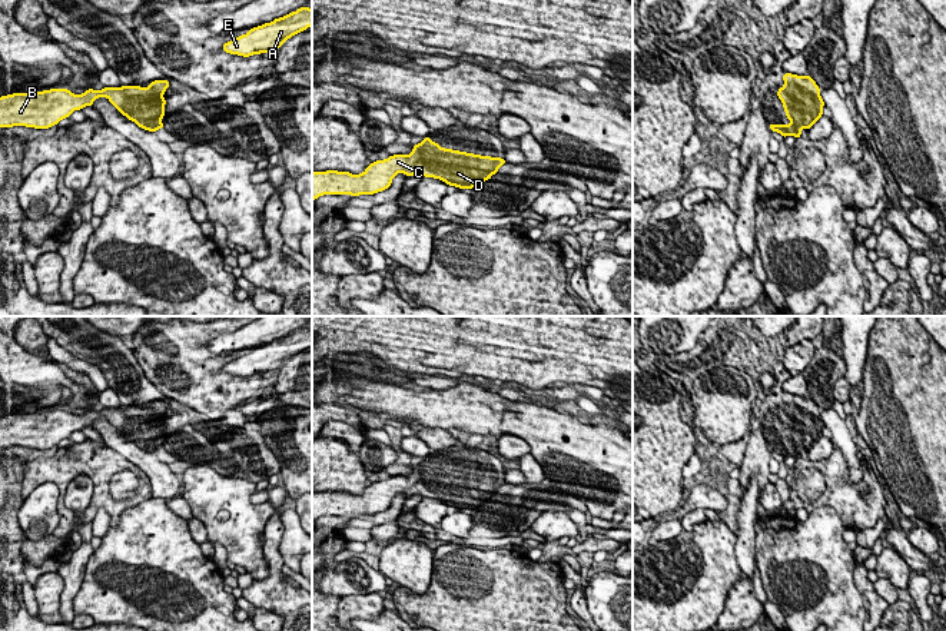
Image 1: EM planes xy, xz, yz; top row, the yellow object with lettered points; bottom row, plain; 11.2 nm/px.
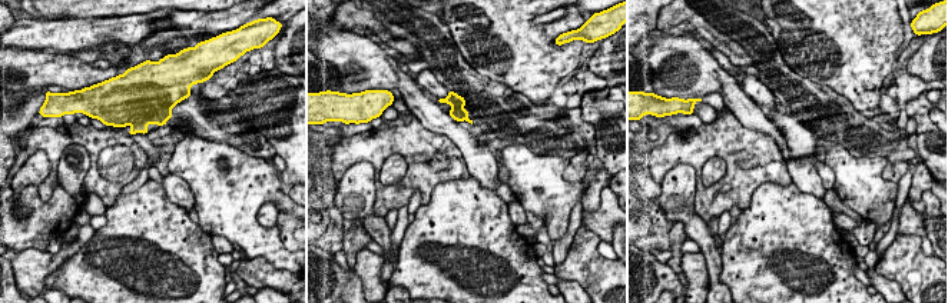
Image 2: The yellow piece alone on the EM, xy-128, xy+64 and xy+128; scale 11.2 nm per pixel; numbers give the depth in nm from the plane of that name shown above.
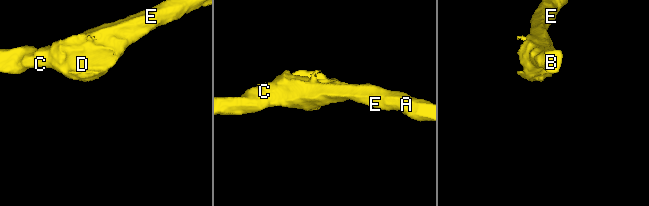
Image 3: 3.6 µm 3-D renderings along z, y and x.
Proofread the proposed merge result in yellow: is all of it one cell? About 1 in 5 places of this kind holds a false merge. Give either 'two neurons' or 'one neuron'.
one neuron

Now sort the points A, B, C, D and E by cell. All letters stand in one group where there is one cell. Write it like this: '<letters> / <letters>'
A B C D E

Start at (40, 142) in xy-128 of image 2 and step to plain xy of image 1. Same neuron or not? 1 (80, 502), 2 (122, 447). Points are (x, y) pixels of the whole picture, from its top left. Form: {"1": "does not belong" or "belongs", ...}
{"1": "does not belong", "2": "does not belong"}

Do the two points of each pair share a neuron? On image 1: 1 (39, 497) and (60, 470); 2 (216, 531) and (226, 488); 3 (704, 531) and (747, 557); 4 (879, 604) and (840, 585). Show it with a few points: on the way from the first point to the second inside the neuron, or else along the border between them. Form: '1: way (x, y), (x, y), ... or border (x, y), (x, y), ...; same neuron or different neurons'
1: border (59, 487), (52, 482), (40, 482), (23, 501); different neurons
2: way (212, 521), (212, 502), (216, 498); same neuron
3: border (734, 534), (736, 563), (743, 574); different neurons
4: border (855, 563), (853, 583), (862, 597); different neurons

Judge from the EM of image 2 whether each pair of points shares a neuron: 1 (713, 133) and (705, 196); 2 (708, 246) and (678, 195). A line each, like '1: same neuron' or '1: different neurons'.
1: same neuron
2: same neuron

